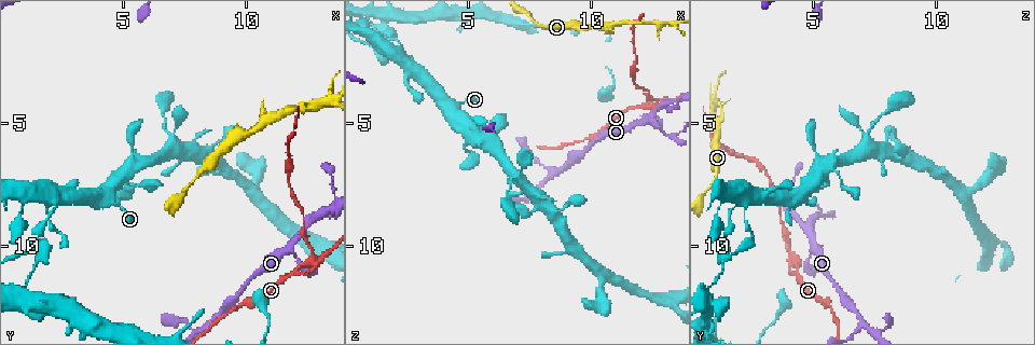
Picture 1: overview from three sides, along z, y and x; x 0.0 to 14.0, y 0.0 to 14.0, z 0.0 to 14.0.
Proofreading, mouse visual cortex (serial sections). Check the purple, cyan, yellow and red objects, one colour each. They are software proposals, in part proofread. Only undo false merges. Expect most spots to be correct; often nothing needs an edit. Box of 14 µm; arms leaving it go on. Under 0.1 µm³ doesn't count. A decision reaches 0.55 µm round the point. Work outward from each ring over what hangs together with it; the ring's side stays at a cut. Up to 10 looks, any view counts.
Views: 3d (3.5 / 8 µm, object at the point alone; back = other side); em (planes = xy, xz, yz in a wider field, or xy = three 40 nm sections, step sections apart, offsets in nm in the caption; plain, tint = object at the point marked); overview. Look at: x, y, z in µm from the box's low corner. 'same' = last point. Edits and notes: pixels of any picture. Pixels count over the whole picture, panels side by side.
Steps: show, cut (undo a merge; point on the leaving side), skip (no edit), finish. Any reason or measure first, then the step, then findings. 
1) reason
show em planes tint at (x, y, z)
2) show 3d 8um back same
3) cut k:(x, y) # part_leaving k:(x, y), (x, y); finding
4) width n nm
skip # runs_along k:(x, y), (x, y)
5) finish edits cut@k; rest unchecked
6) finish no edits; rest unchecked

sudden change in width
show 3d 3.5um at (8.0, 7.2, 1.0)

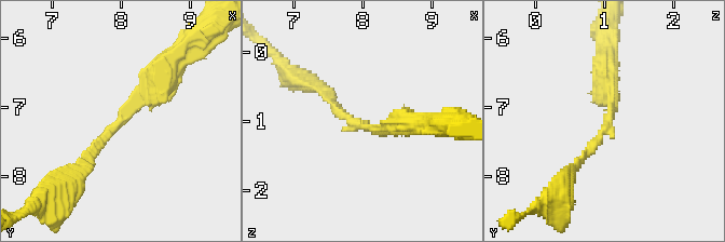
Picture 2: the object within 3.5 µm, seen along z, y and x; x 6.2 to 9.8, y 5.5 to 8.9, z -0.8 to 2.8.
show em planes tint at (8.00, 7.20, 1.05)

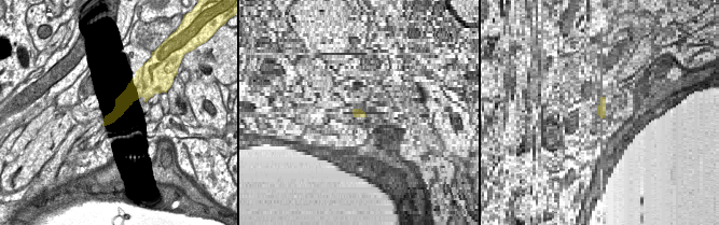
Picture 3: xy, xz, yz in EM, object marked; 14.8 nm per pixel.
width 220 nm
skip # runs_along 2:(166, 66), (93, 149), (83, 172); one cell here

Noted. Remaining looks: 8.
thick turns thin
show 3d 8um at (12.4, 9.3, 4.7)

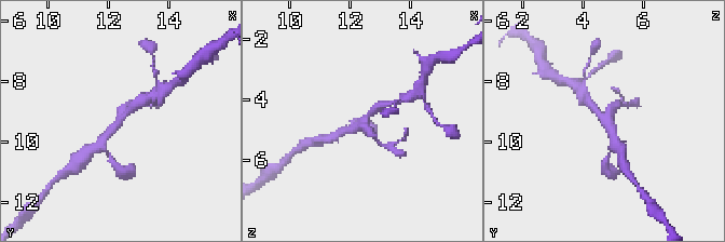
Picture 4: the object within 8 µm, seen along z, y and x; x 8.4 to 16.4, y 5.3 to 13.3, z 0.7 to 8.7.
show 3d 3.5um at (12.4, 9.2, 4.7)

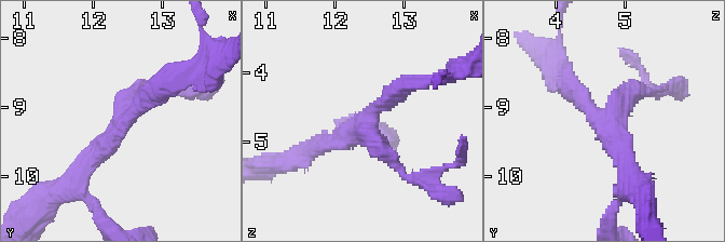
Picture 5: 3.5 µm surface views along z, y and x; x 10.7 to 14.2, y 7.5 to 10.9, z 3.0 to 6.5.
arms 3; arm_widths 200, 200, 300 nm; need the tissue
show em xy step 3 tint at (12.40, 9.25, 4.75)

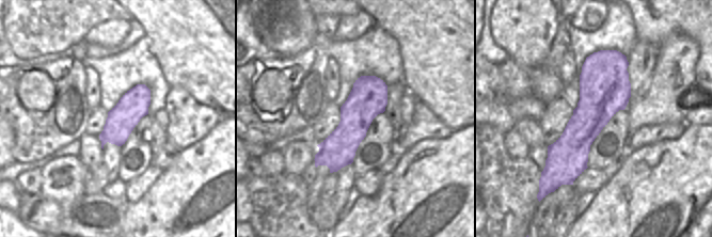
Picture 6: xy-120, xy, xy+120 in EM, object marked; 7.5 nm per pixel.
skip # runs_along 5:(71, 176), (131, 113), (167, 86); all the same cell

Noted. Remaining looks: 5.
three-way junction
show 3d 8um at (8.6, 13.1, 7.0)

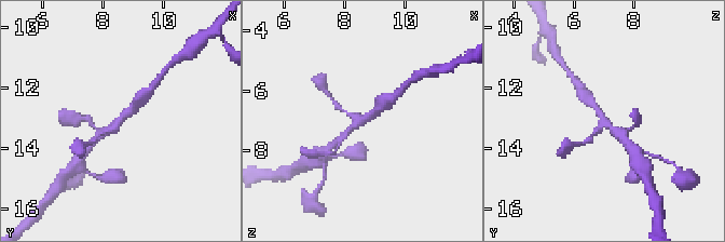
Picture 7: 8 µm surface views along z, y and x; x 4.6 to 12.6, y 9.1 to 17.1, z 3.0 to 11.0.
show 3d 3.5um at (8.5, 13.1, 7.0)

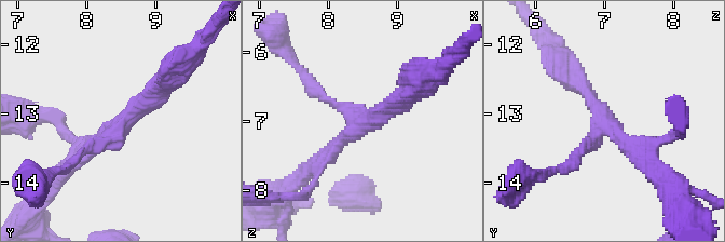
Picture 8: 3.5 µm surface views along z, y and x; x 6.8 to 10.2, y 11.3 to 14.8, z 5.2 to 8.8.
need the tissue
show em xy step 3 tint at (8.55, 13.15, 7.00)

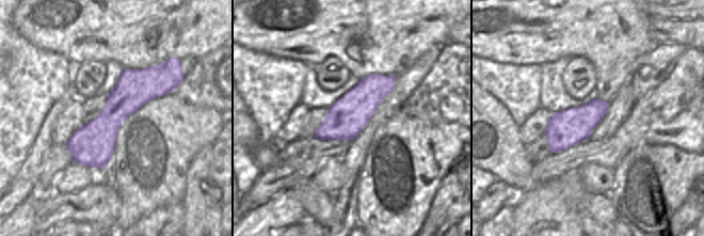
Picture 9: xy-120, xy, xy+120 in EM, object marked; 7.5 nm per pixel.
skip # runs_along 9:(168, 76), (145, 84), (75, 160); all the same cell

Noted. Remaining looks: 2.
arms run side by side
show 3d 3.5um at (11.9, 11.1, 4.4)

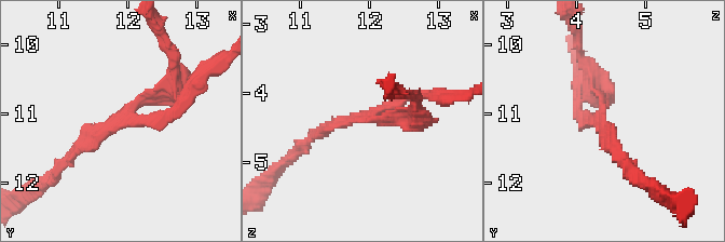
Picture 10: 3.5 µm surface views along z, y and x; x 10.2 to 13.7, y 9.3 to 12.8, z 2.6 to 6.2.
show em planes tint at (11.90, 11.05, 4.35)

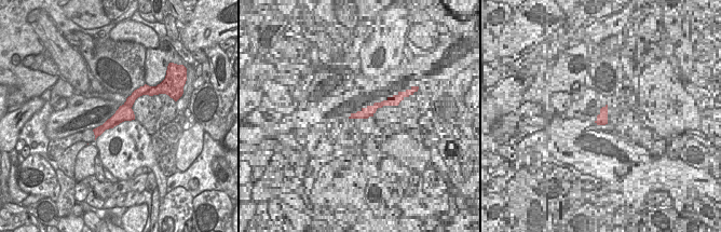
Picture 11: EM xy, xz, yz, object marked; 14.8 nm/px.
arm_widths 150, 150, 200 nm
skip # runs_along 10:(66, 161), (175, 81); continuous, no second cell

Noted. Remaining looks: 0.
finish no edits; rest unchecked

